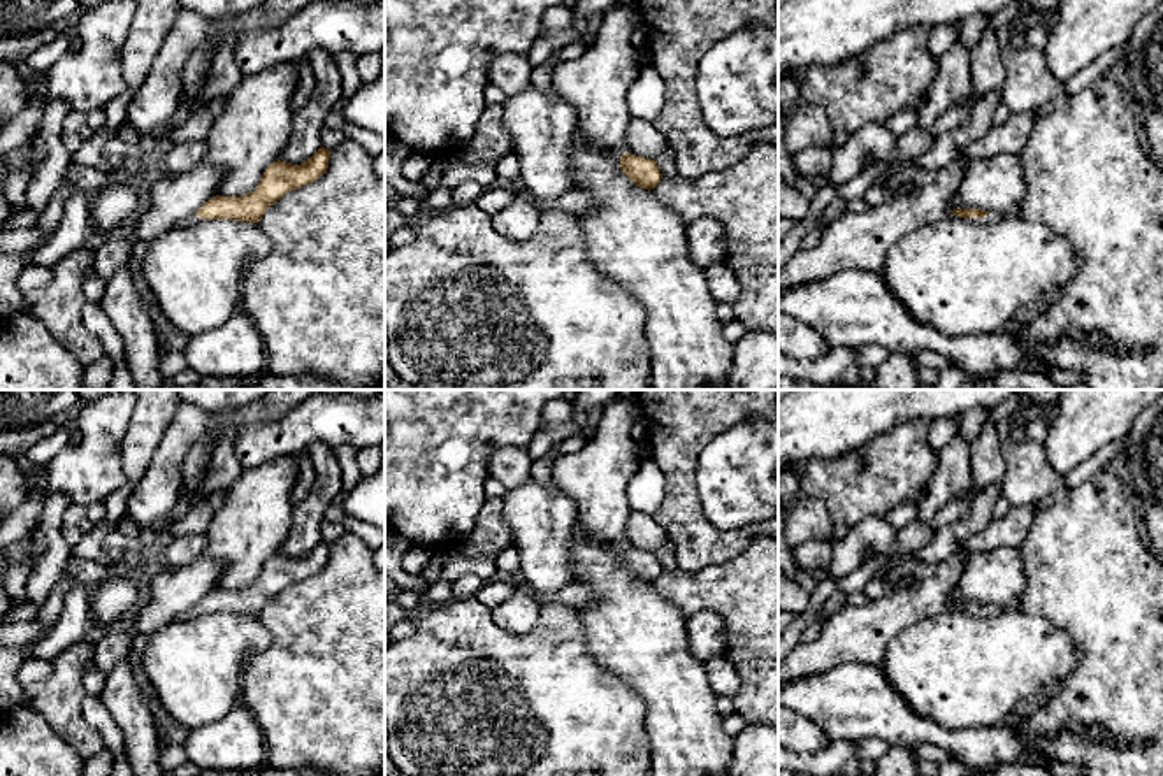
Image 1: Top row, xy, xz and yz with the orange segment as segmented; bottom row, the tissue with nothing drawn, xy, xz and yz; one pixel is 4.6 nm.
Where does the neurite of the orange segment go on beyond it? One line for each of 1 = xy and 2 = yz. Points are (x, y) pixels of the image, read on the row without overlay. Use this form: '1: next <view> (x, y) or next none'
1: next xy (192, 613)
2: next yz (991, 611)

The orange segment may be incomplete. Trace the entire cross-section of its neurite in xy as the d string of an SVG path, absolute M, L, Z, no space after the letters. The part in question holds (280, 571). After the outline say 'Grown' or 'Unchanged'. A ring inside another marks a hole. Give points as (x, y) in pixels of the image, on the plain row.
M323 539L300 558L286 555L271 557L256 583L241 590L213 590L195 607L177 614L174 622L190 622L209 613L234 613L260 616L265 604L288 585L320 572L329 562L330 544Z. Grown

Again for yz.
M954 602L950 606L984 620L996 618L1003 611L1000 606L989 606L980 602Z. Grown

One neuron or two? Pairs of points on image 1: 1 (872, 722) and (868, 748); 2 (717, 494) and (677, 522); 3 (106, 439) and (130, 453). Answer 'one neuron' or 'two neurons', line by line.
1: two neurons
2: two neurons
3: two neurons

